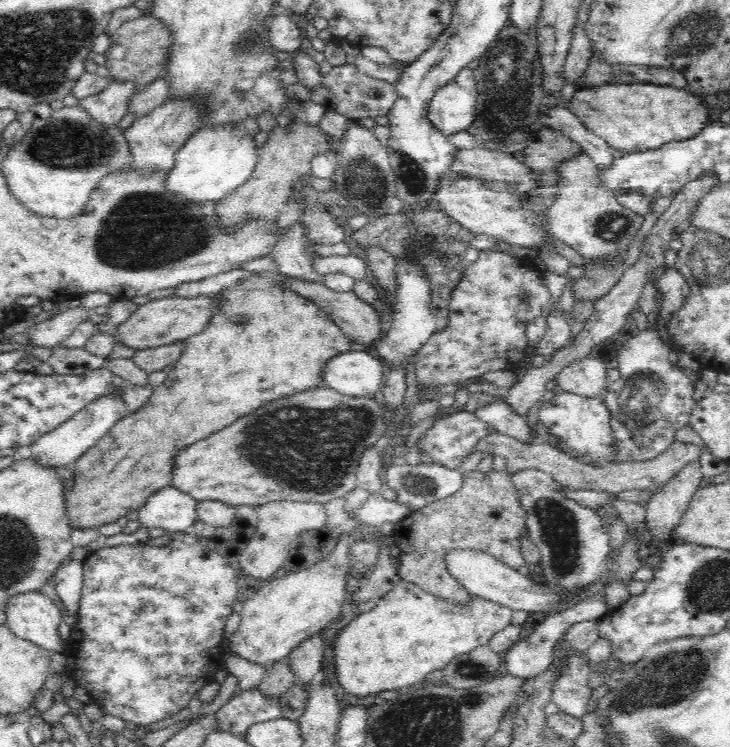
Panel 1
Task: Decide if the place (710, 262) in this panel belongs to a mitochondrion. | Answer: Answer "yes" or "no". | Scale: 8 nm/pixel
yes

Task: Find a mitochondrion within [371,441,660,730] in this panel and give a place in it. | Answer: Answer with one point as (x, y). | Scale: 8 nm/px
(558, 525)

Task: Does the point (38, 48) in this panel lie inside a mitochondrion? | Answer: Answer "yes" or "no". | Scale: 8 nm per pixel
yes

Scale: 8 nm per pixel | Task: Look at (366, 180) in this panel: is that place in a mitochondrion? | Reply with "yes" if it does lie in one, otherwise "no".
yes

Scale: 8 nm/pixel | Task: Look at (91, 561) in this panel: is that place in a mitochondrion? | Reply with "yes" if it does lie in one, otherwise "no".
no

